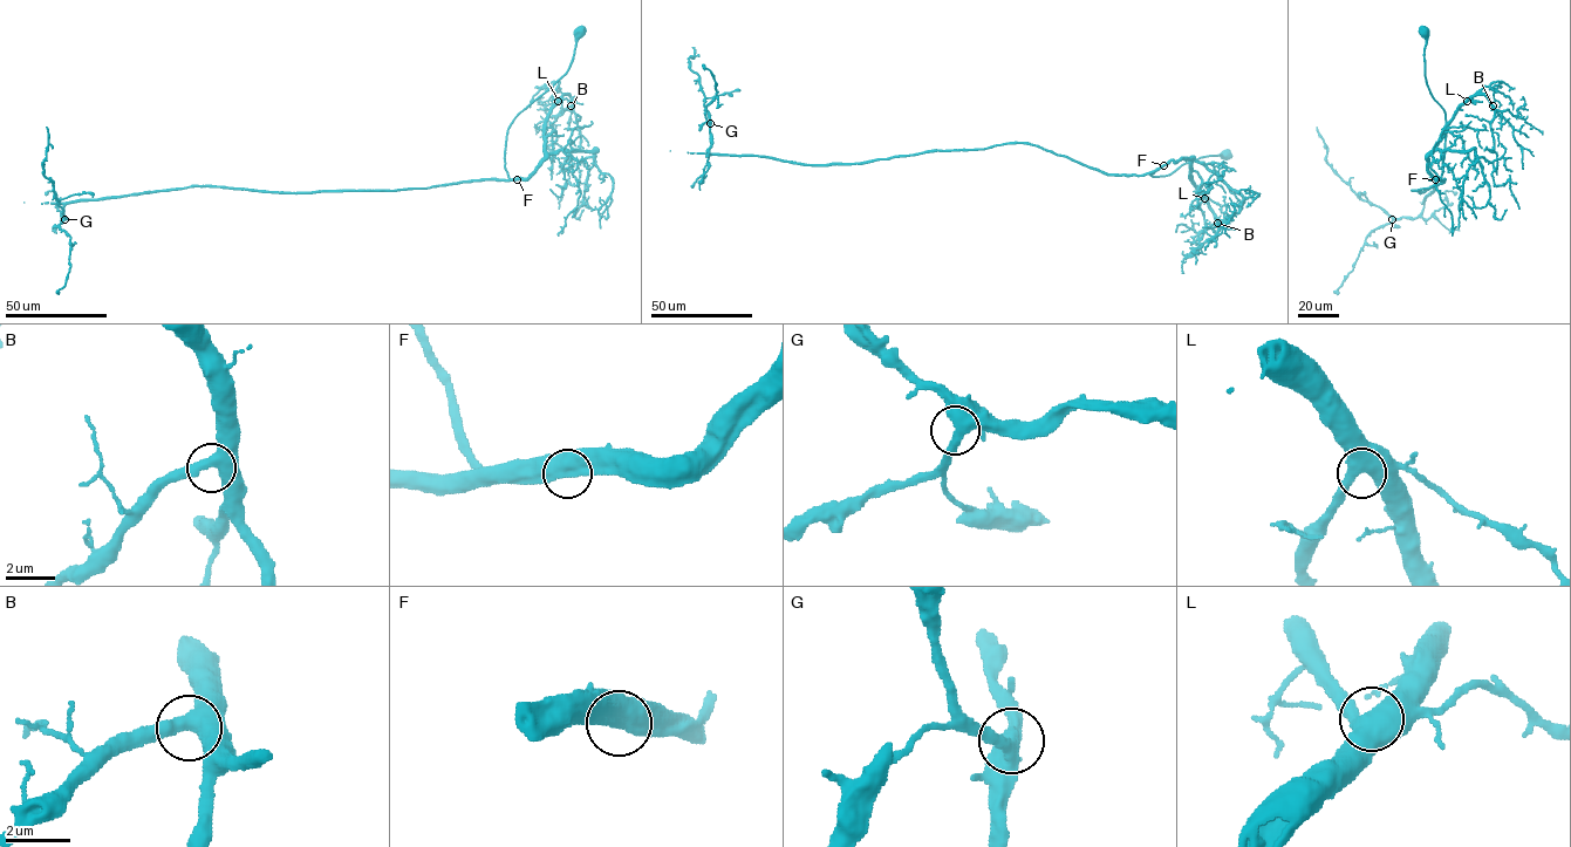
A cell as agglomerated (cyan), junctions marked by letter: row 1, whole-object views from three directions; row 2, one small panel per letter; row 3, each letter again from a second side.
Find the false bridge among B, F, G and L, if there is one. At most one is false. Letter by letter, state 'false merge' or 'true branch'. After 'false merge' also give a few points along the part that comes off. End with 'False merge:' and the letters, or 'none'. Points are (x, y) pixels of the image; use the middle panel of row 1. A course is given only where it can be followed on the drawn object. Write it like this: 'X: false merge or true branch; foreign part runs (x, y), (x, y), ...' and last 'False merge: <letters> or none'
B: true branch
F: true branch
G: true branch
L: true branch
False merge: none

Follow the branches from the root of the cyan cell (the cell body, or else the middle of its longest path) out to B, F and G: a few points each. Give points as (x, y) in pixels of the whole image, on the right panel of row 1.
B: (1423, 32), (1426, 82), (1446, 124), (1442, 176), (1429, 178), (1428, 154), (1454, 113), (1477, 95), (1493, 106)
F: (1423, 32), (1426, 82), (1443, 109), (1446, 124), (1442, 176), (1434, 179)
G: (1423, 32), (1426, 82), (1445, 114), (1440, 179), (1445, 179), (1412, 190), (1434, 188), (1416, 217), (1392, 219)

